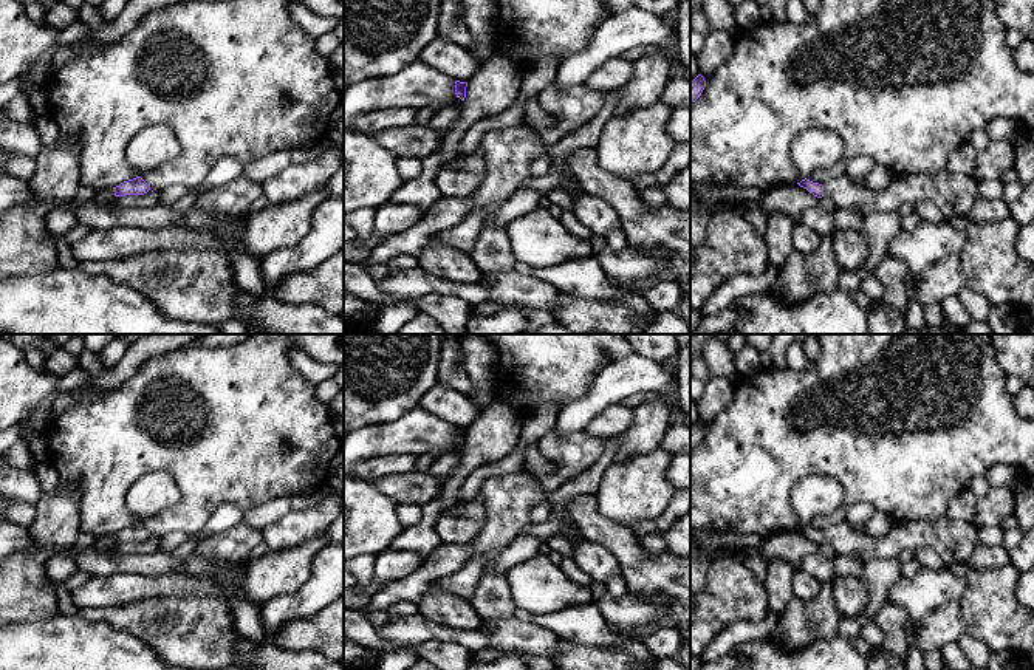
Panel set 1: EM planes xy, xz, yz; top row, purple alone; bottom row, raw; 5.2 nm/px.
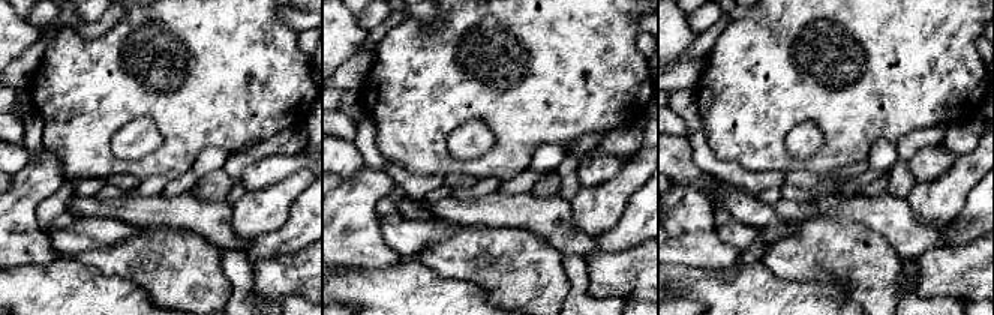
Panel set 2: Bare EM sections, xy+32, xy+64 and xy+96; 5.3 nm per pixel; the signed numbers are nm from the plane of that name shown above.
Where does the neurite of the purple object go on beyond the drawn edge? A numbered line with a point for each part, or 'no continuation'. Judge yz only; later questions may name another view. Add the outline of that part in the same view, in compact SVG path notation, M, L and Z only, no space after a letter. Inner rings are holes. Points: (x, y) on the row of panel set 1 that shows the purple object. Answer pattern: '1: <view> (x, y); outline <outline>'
1: yz (954, 194); outline M947 169L938 173L909 173L893 176L888 186L882 190L870 189L864 178L854 179L844 173L841 176L827 179L822 186L823 195L830 197L836 203L836 209L859 210L864 217L875 212L898 210L906 203L927 200L940 209L946 220L952 220L957 217L967 217L980 197L977 181L971 175L954 173Z

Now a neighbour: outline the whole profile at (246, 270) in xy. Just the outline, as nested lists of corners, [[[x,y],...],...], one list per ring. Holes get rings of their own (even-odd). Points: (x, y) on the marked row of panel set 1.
[[[228,252],[237,285],[252,294],[263,297],[272,294],[260,274],[260,260],[248,252]]]

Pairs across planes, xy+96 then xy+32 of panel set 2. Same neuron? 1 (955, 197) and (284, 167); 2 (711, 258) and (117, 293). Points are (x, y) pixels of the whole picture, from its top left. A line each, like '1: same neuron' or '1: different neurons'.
1: different neurons
2: different neurons

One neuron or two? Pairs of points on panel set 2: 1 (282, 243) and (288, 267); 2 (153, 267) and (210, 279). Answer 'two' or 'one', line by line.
1: two
2: one

